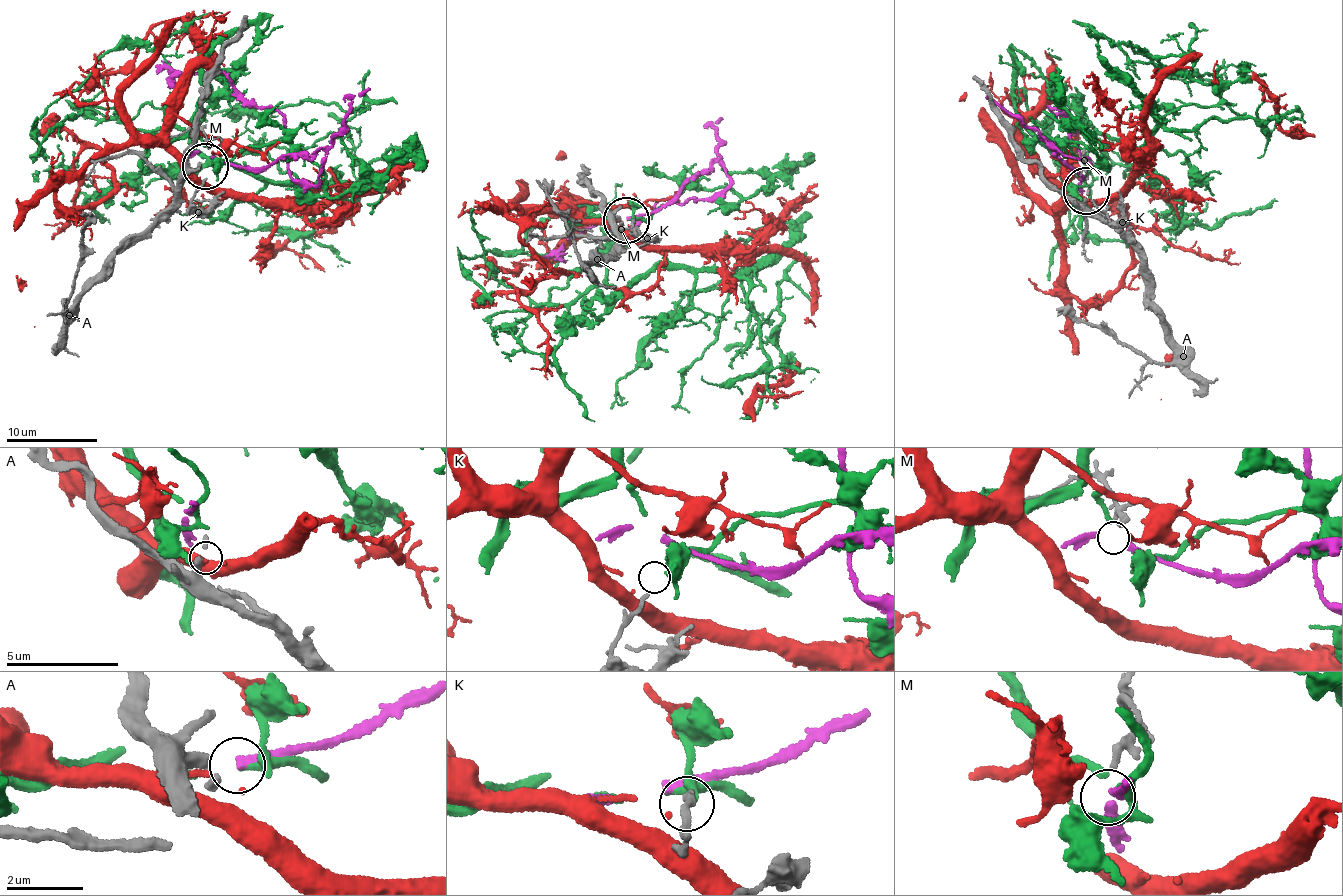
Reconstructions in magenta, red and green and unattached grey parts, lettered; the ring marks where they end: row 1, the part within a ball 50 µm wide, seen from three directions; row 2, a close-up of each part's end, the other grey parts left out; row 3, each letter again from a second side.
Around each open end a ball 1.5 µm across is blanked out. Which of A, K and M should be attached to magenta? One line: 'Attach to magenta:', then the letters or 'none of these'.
Attach to magenta: none of these

